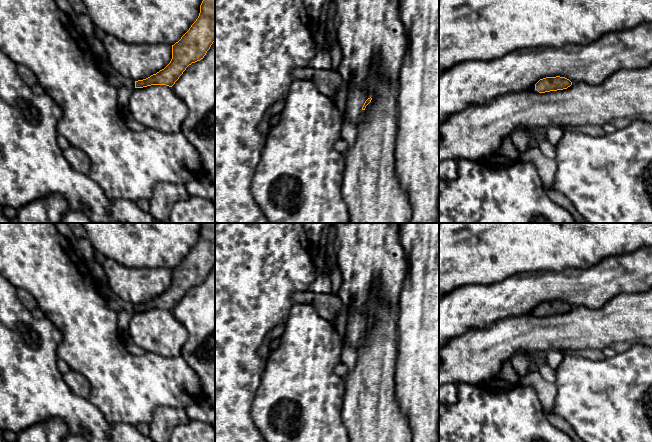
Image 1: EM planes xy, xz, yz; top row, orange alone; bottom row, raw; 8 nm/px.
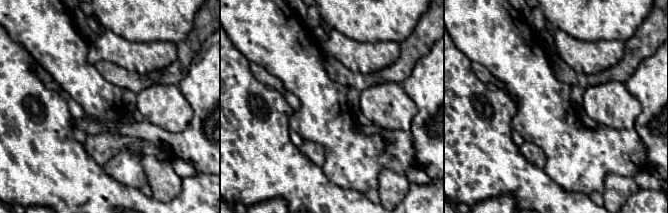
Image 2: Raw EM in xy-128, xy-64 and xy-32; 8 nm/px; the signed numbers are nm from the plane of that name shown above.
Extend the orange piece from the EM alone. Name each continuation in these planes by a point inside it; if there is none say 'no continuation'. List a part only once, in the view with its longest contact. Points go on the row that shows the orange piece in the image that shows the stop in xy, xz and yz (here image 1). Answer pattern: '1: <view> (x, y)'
1: xz (348, 100)

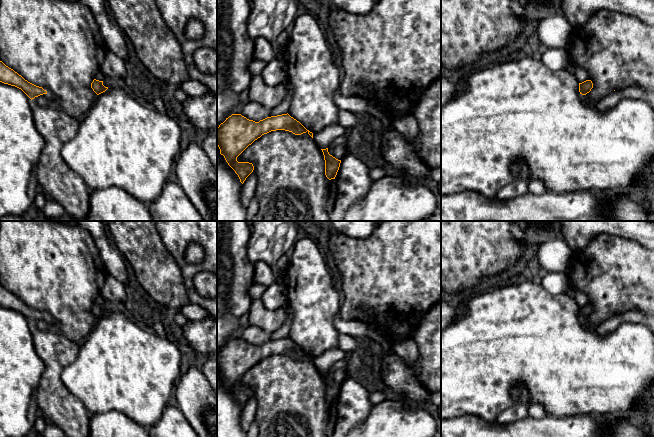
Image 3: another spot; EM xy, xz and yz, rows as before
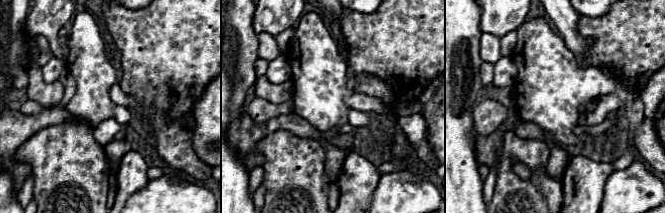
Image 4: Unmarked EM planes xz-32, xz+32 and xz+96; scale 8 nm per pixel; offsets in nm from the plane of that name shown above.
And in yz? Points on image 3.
no continuation

